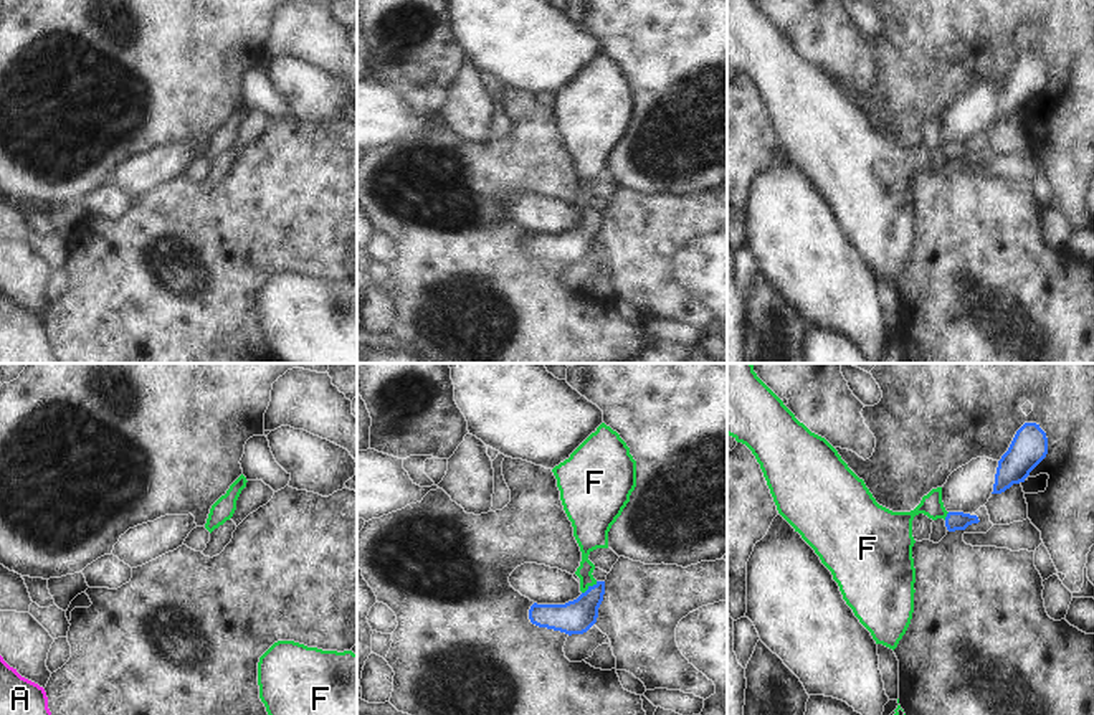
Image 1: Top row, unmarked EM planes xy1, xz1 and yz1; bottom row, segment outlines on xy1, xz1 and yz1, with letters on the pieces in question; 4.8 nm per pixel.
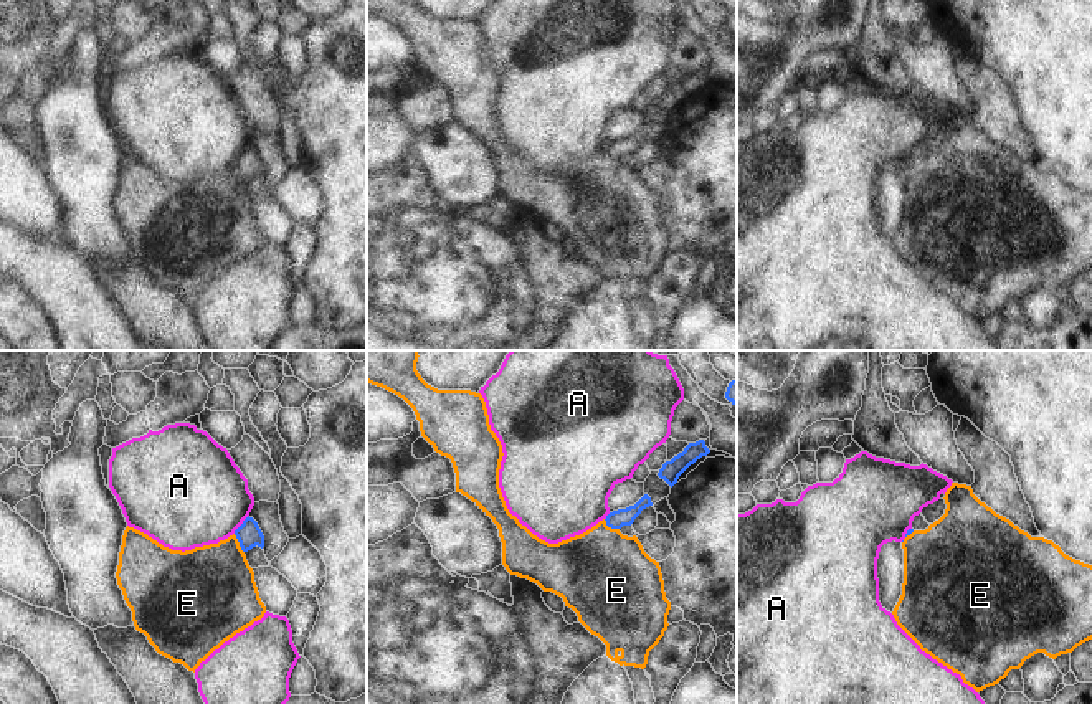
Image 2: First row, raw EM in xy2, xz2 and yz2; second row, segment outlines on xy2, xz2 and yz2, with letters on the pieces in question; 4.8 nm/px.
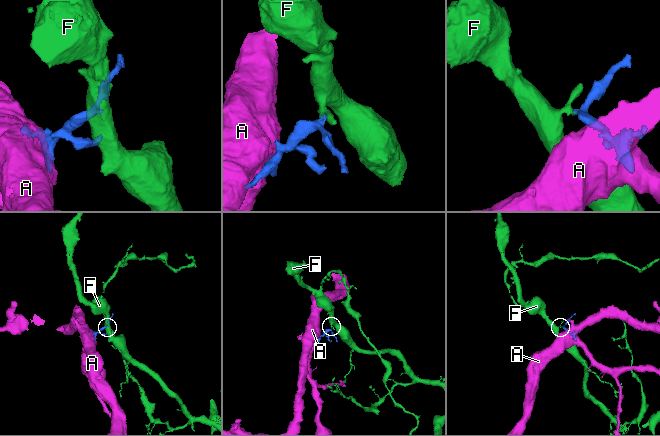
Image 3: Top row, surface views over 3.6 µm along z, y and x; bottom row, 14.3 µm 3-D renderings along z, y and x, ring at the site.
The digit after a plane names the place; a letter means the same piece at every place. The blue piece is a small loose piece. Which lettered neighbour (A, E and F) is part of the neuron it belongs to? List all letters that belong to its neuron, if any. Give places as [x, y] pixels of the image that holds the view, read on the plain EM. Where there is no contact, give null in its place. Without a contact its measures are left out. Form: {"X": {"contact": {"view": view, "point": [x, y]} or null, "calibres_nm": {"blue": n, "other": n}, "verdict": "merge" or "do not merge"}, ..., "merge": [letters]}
{"A": {"contact": {"view": "xy2", "point": [242, 154]}, "calibres_nm": {"blue": 120, "other": 480}, "verdict": "do not merge"}, "E": {"contact": {"view": "xy2", "point": [240, 174]}, "calibres_nm": {"blue": 120, "other": 420}, "verdict": "do not merge"}, "F": {"contact": {"view": "xz1", "point": [589, 217]}, "calibres_nm": {"blue": 170, "other": 140}, "verdict": "merge"}, "merge": ["F"]}

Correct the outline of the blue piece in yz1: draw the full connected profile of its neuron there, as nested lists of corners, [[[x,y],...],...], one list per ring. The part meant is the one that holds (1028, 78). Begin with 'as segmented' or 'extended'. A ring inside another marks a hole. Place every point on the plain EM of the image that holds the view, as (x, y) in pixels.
as segmented | [[[1025,53],[1016,61],[1008,81],[998,91],[992,124],[1001,124],[1013,114],[1025,112],[1046,84],[1046,63],[1036,53]]]

